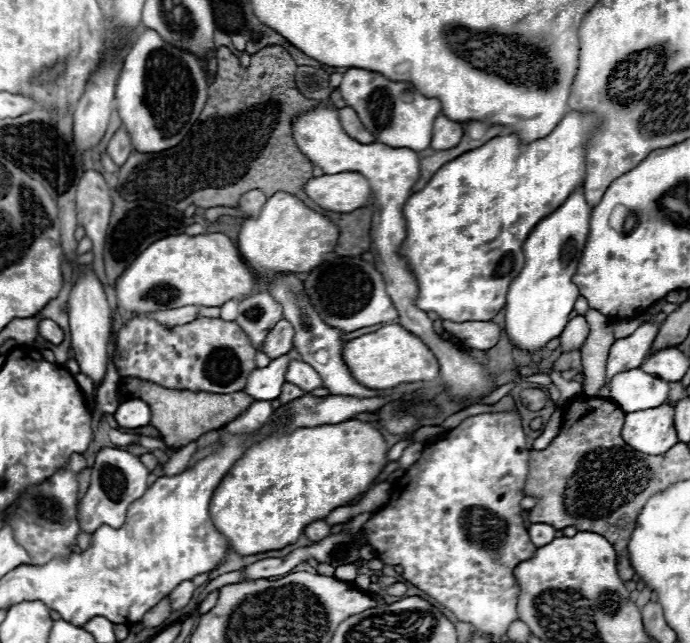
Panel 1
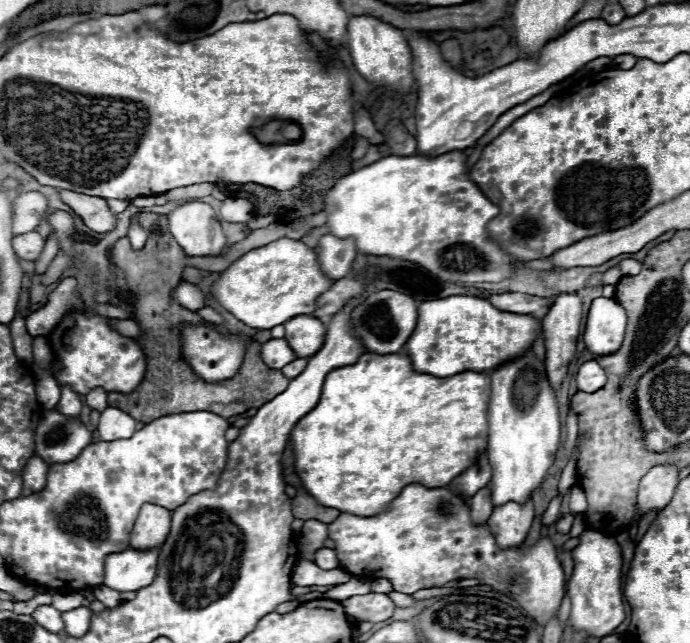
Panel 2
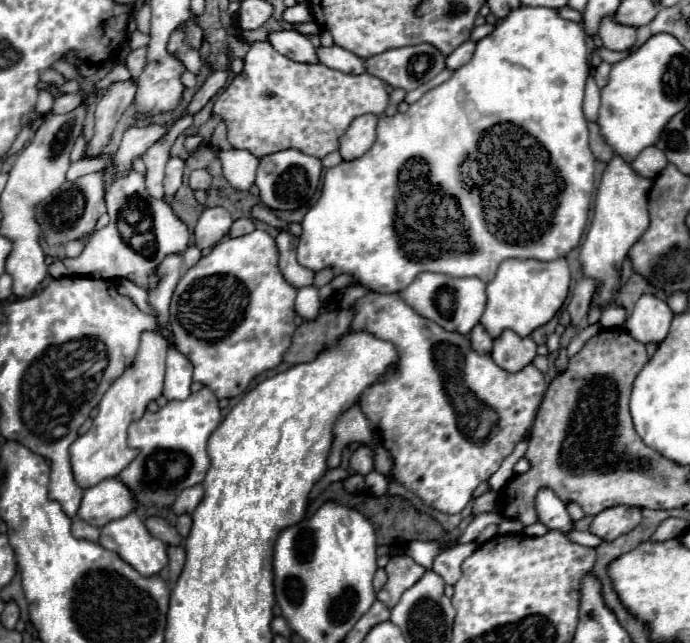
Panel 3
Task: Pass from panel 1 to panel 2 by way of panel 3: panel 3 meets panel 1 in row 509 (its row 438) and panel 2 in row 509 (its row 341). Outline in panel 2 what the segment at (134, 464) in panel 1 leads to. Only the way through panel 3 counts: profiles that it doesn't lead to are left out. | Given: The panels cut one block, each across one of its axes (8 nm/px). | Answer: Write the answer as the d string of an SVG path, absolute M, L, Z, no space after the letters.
M144 504L130 534L130 546L136 550L152 550L162 546L170 532L170 514L172 512L166 508Z

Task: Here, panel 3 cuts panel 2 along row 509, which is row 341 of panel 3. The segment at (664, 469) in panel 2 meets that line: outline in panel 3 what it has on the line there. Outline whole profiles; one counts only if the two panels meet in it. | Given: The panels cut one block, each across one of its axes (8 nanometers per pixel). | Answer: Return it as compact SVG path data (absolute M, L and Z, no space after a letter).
M646 294L636 302L626 322L626 330L630 332L630 336L634 336L634 340L642 344L660 344L670 330L672 318L674 314L664 300Z

